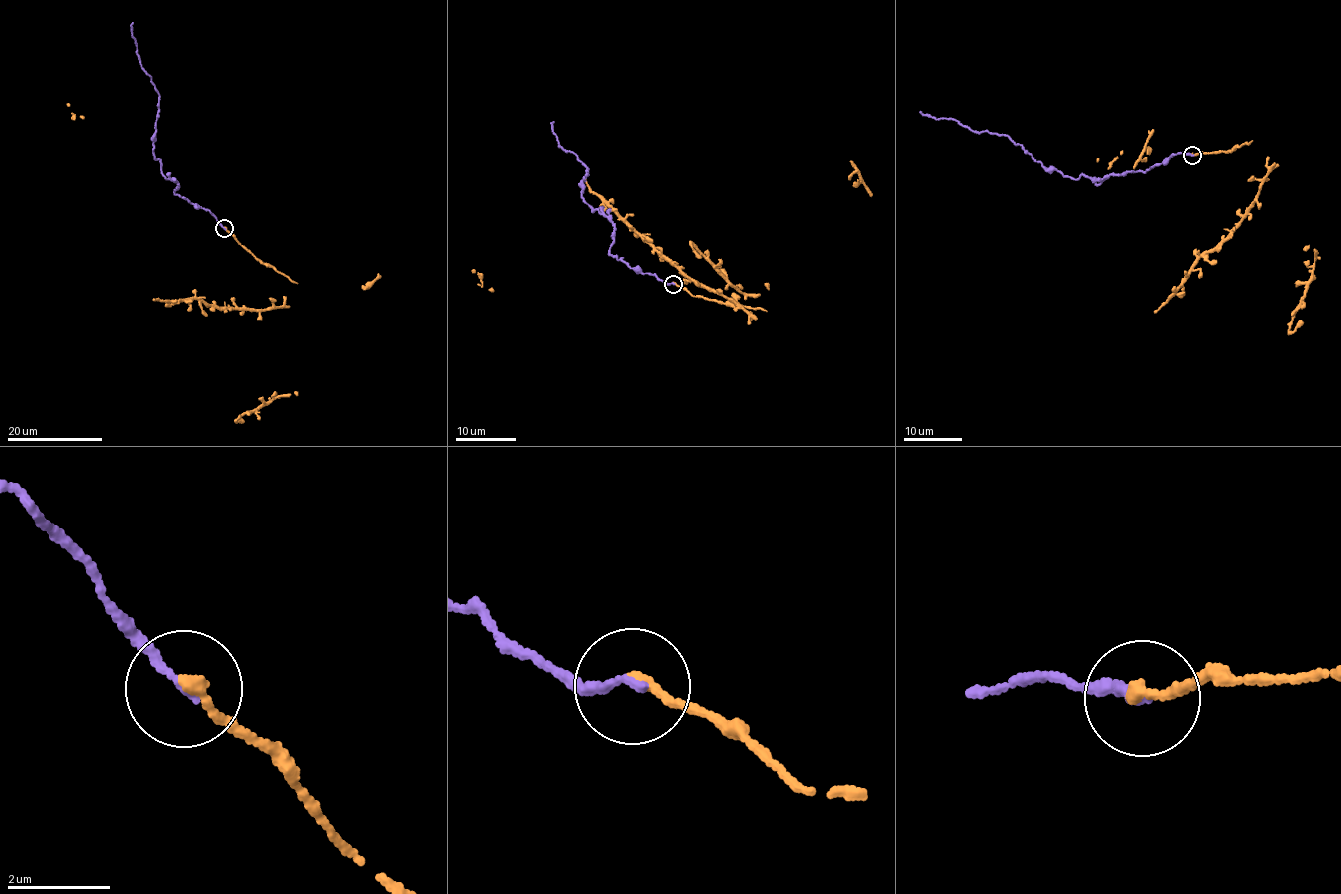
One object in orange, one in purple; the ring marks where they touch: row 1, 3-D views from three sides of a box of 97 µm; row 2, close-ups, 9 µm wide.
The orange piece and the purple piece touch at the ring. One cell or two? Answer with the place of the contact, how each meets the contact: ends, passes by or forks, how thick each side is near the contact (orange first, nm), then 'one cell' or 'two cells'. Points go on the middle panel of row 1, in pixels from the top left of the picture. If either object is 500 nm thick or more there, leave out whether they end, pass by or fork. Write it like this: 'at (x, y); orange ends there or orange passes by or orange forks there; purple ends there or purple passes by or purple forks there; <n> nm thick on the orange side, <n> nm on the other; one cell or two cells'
at (673, 284); orange ends there; purple ends there; 240 nm thick on the orange side, 160 nm on the other; one cell

